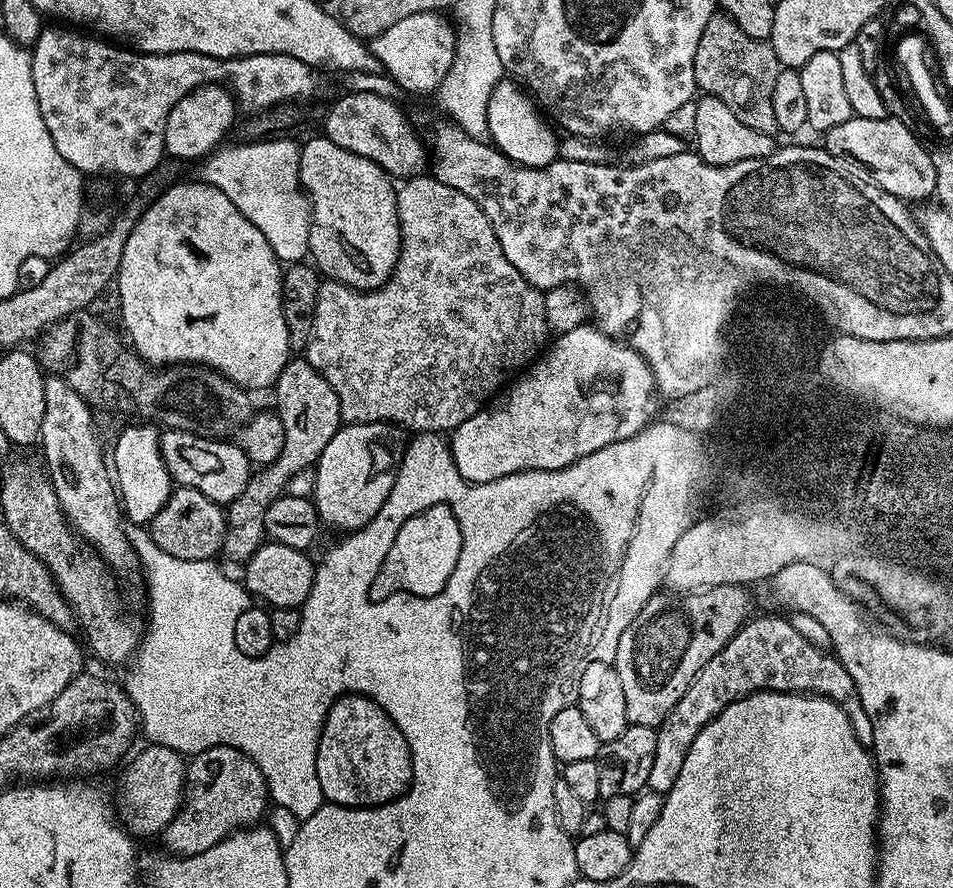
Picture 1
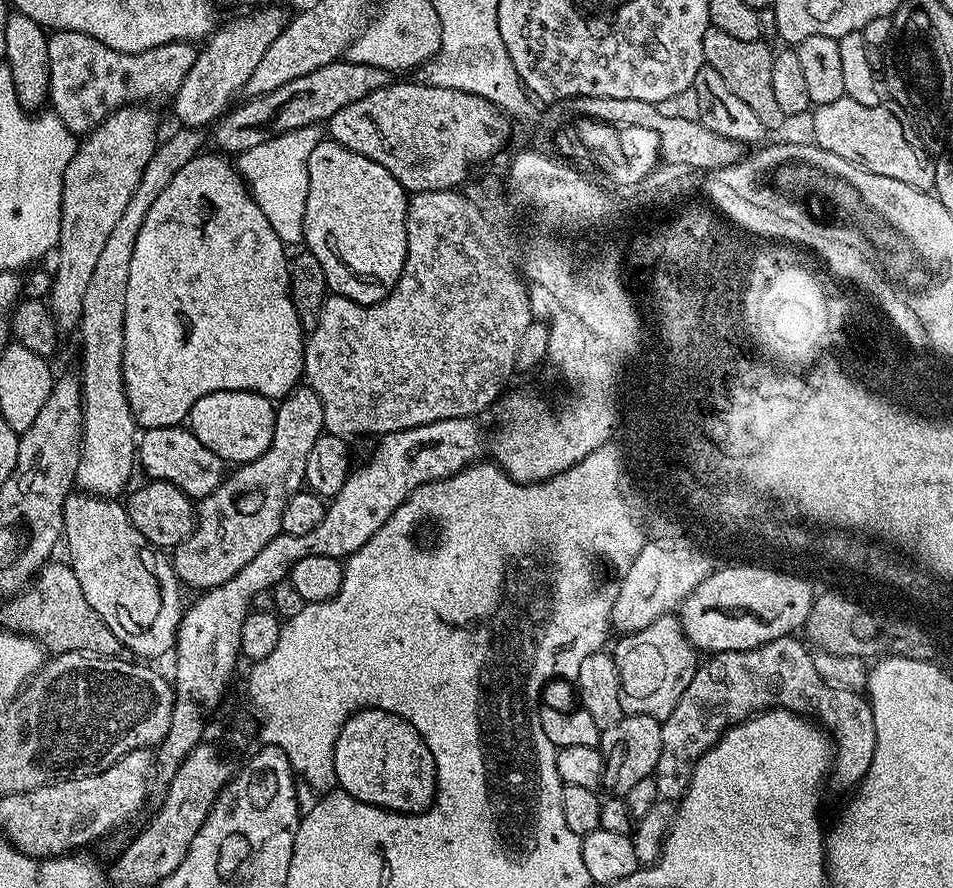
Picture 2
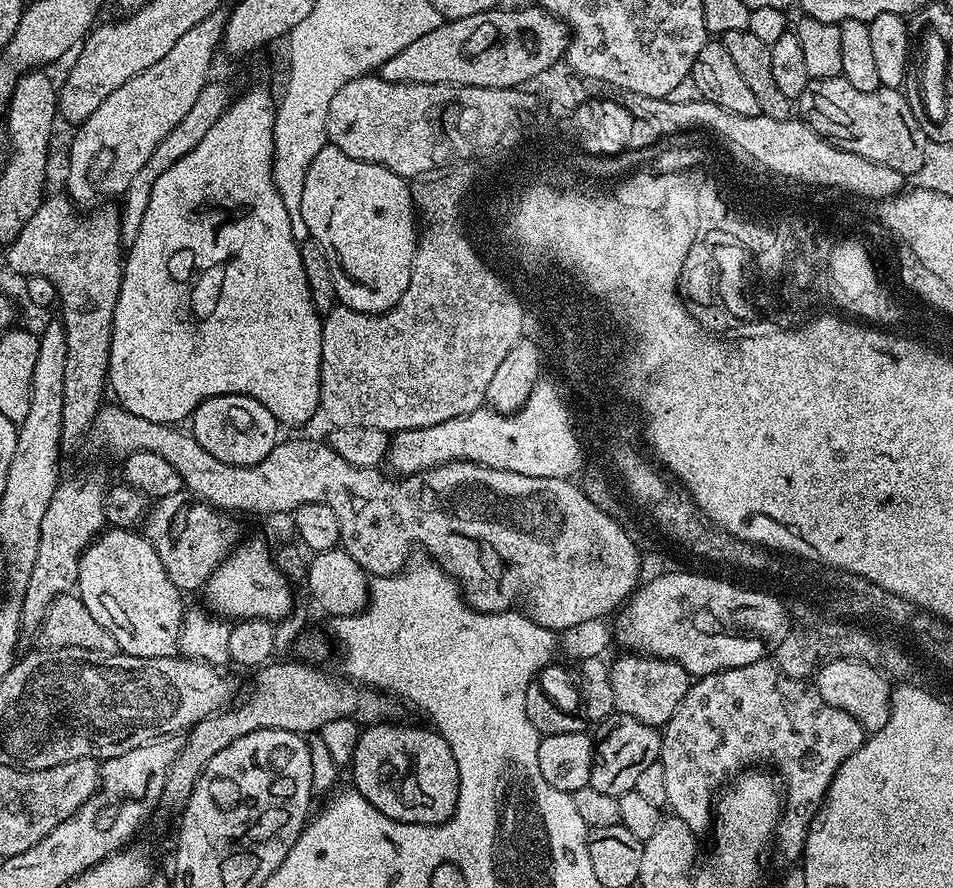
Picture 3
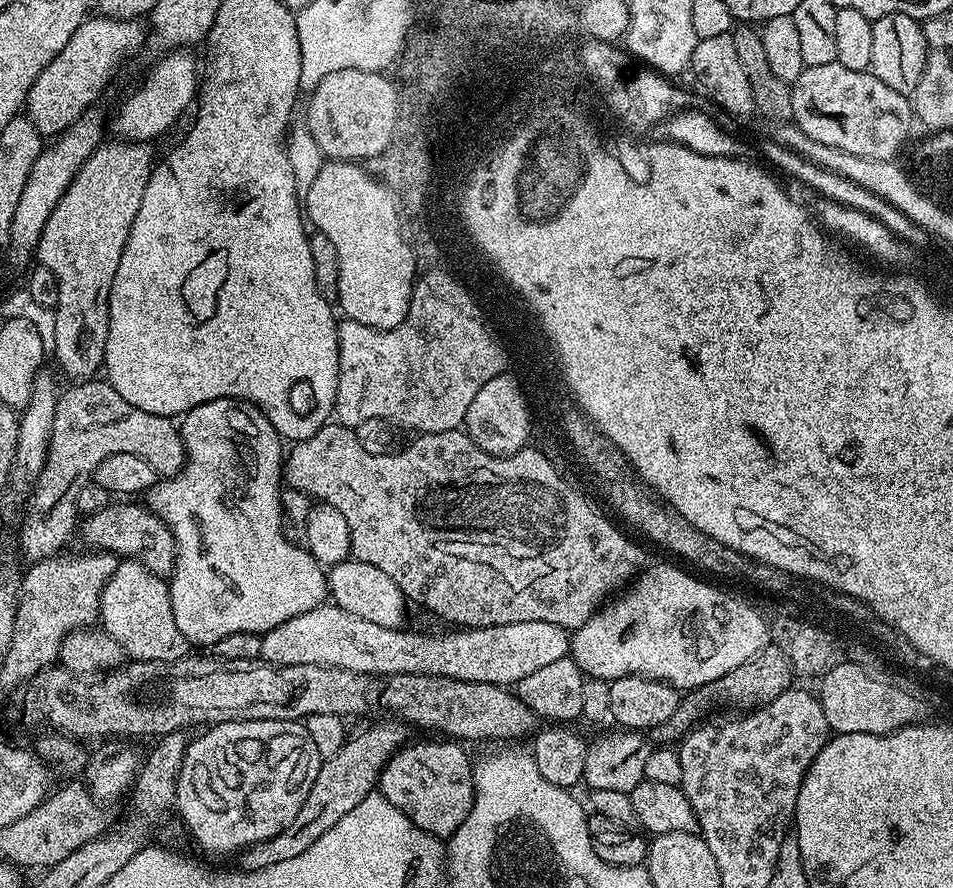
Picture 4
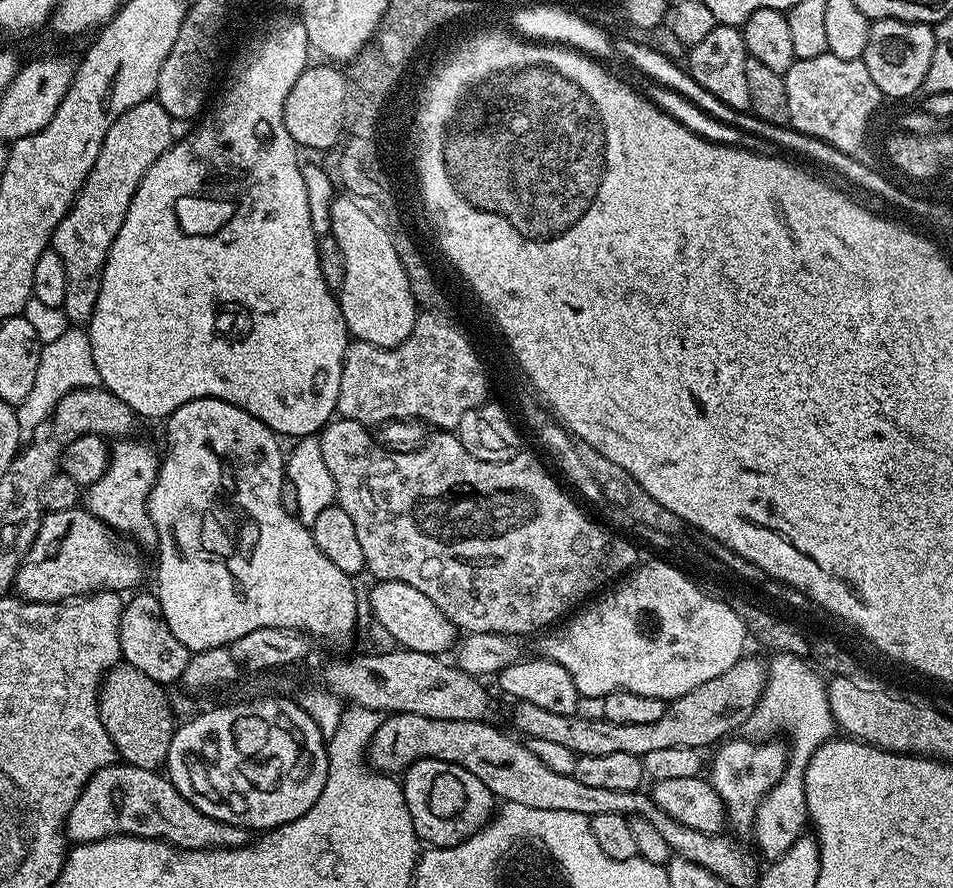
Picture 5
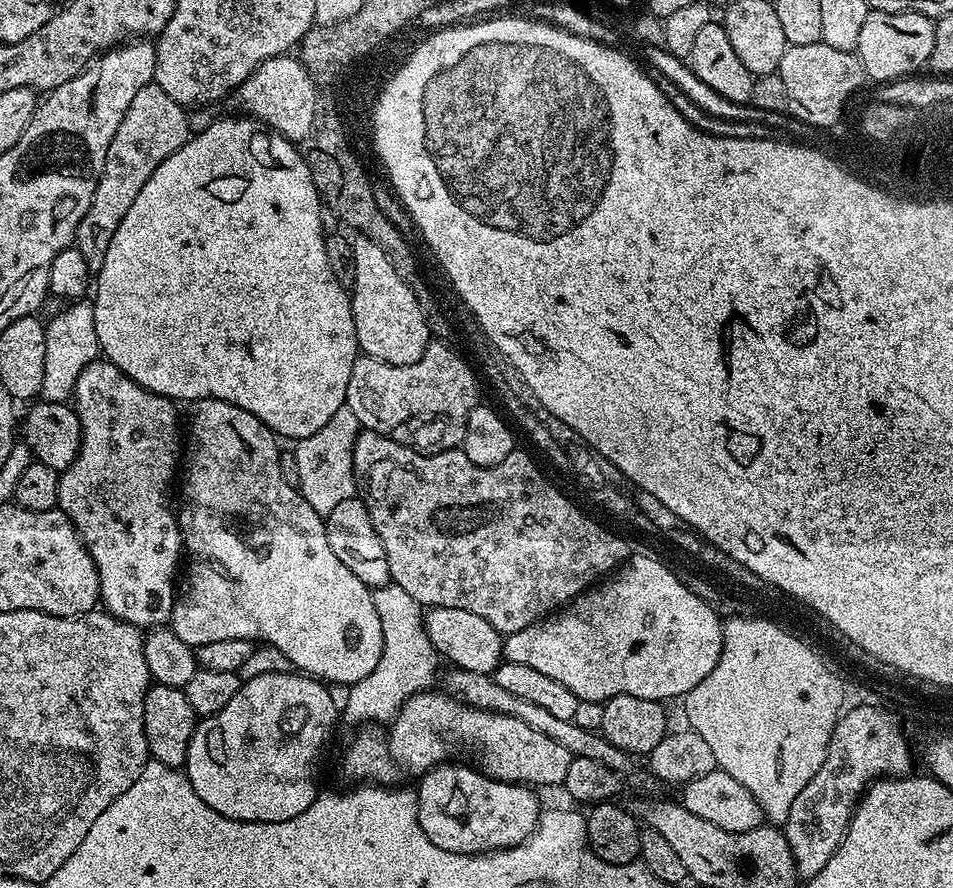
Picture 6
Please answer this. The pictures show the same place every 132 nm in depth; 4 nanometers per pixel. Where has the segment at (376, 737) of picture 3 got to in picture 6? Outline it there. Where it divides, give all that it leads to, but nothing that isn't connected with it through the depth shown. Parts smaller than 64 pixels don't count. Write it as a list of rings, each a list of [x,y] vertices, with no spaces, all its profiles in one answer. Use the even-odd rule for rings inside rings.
[[[445,762],[419,777],[416,793],[416,817],[422,826],[422,834],[434,846],[454,854],[476,855],[477,852],[496,852],[499,848],[513,848],[522,843],[536,828],[542,805],[531,787],[508,784],[505,780],[491,780],[475,767],[463,768],[460,762]]]

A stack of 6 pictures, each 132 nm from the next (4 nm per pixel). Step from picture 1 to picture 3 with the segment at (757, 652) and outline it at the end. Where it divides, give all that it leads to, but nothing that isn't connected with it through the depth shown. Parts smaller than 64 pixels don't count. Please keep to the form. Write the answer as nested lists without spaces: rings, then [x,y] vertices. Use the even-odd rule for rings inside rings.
[[[771,659],[701,676],[688,688],[686,698],[682,698],[678,710],[674,710],[660,732],[658,763],[664,775],[667,807],[675,816],[682,818],[692,832],[703,834],[707,828],[709,831],[713,827],[714,797],[718,790],[757,766],[771,766],[786,793],[780,819],[776,822],[774,848],[780,851],[782,859],[799,861],[804,855],[810,822],[814,822],[824,799],[828,797],[830,782],[846,758],[863,746],[865,739],[864,727],[853,716],[846,714],[846,710],[830,706],[830,702],[826,702],[826,698],[822,698],[822,694],[818,694],[807,679],[790,678]]]

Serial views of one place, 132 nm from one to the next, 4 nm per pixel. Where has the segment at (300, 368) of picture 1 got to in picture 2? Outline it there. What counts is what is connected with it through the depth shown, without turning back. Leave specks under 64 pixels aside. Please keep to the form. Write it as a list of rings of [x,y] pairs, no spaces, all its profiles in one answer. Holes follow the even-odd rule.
[[[297,386],[276,404],[274,438],[270,446],[252,463],[239,465],[233,471],[236,472],[233,476],[232,473],[225,475],[213,492],[199,497],[195,505],[196,527],[178,547],[171,549],[172,568],[176,571],[176,579],[185,589],[207,590],[222,586],[222,582],[230,582],[230,578],[234,578],[242,566],[248,565],[258,555],[258,550],[270,542],[270,538],[279,534],[282,510],[286,510],[286,502],[290,497],[305,487],[306,458],[310,458],[314,442],[323,432],[322,402],[312,388]]]

